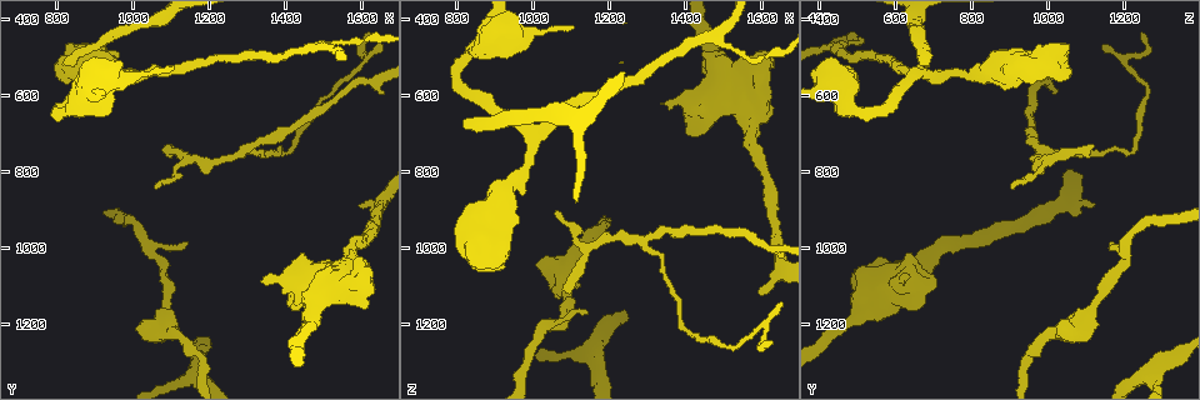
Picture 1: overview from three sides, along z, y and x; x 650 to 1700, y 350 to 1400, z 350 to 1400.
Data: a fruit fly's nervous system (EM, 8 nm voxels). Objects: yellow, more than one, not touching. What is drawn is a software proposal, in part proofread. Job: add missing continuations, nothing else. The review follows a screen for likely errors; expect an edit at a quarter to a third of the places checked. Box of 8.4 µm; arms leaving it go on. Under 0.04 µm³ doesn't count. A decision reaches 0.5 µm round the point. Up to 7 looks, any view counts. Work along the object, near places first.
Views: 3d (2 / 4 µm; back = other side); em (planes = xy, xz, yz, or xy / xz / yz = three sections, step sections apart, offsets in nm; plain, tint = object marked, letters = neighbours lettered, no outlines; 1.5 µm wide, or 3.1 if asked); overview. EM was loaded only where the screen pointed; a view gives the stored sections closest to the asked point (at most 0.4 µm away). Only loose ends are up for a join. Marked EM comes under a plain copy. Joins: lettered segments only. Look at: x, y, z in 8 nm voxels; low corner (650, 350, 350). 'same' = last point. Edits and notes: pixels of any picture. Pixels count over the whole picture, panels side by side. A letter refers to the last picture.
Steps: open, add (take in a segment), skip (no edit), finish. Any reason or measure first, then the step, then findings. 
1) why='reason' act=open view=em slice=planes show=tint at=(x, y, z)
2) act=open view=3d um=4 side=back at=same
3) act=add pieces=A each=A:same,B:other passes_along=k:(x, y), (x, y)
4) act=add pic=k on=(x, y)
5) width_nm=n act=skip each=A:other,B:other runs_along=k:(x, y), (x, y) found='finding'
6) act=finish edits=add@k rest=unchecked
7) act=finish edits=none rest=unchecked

why='tapers out' act=open view=3d um=2 at=(1085, 735, 1120)

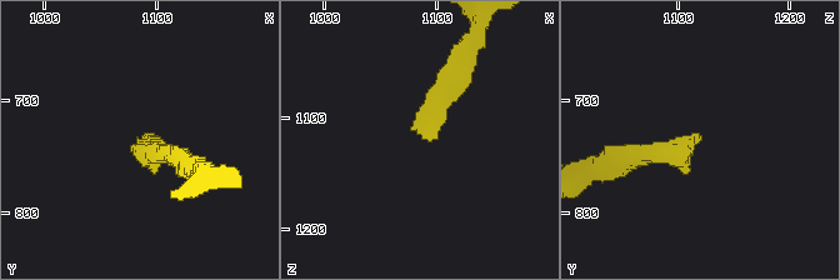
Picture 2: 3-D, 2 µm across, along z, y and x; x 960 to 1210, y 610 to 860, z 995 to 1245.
why='need the tissue' act=open view=em slice=xy step=8 show=letters at=(1084, 730, 1114)

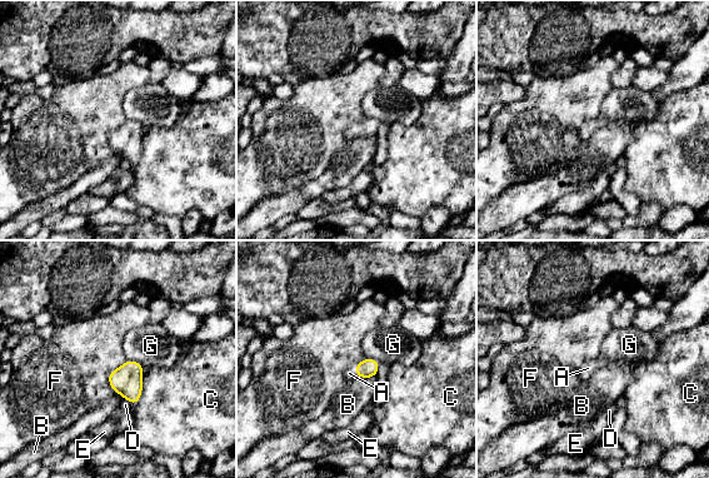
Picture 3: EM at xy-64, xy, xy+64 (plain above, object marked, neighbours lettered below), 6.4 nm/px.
act=add pieces=A each=A:same,B:other,C:other,D:other,E:other,F:other,G:other passes_along=3:(368, 368), (355, 371), (349, 373) found='it goes on there'

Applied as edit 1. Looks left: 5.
why='see it whole again' act=open view=overview

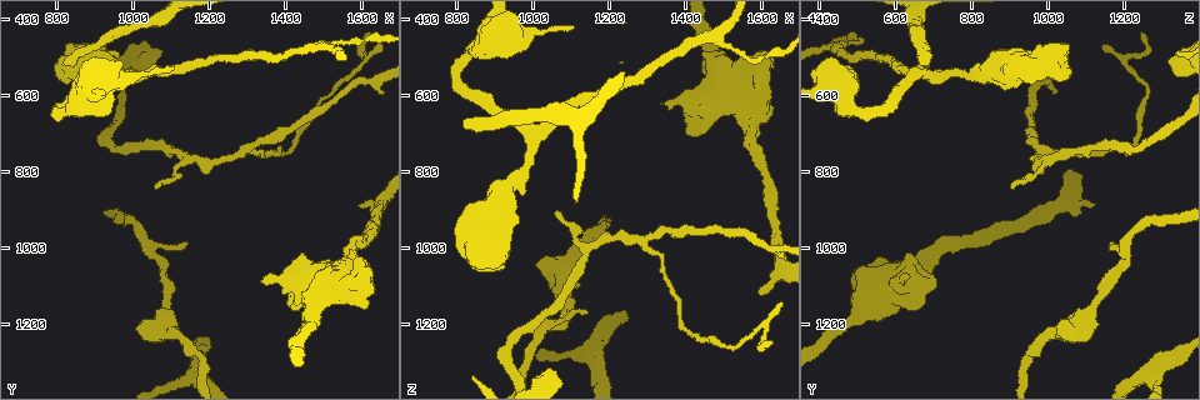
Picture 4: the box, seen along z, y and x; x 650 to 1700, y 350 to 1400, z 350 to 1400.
why='tapers out' act=open view=em slice=xy step=4 show=tint at=(1140, 985, 1175)

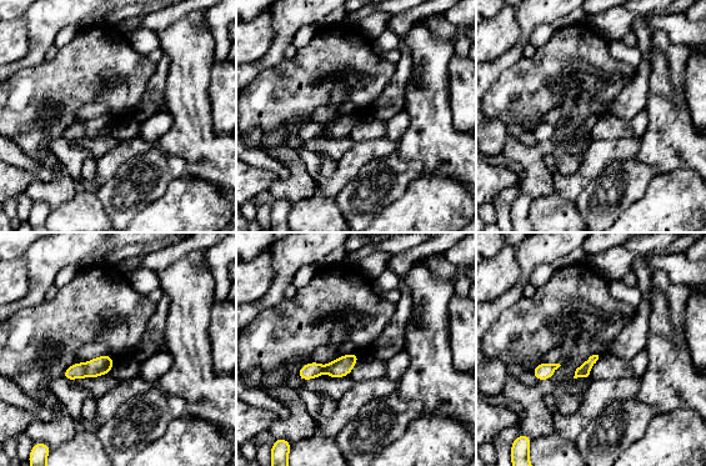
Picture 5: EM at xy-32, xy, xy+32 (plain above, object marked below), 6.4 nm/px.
why='cut it another way' act=open view=em slice=planes show=letters at=same

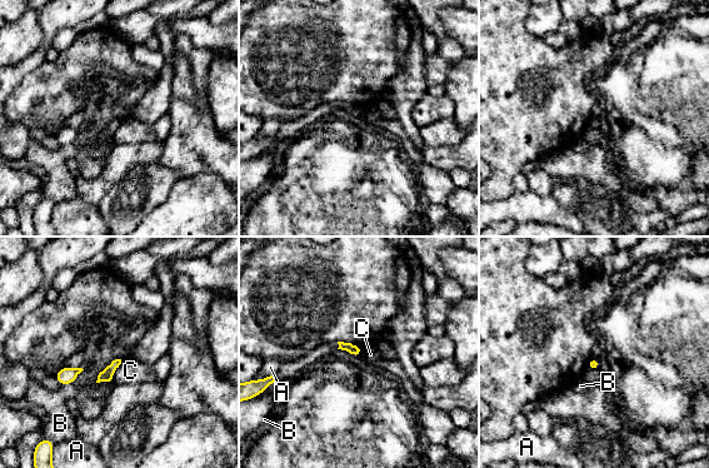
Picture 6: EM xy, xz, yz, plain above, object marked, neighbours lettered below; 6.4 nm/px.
act=skip each=A:other,B:other,C:other border=6:(121, 361), (110, 379) found='no lettered segment goes on from it'

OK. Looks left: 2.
why='free end' act=open view=em slice=planes show=tint at=(1335, 1095, 625)

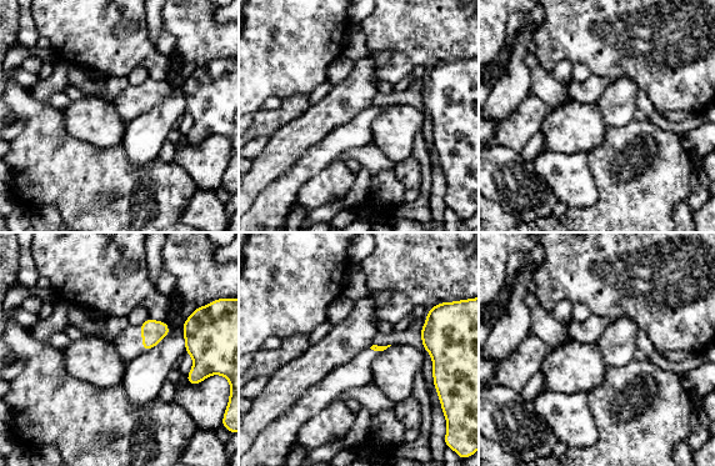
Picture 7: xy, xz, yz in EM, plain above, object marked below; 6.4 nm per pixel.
why='what lies round it' act=open view=em slice=planes show=letters at=same

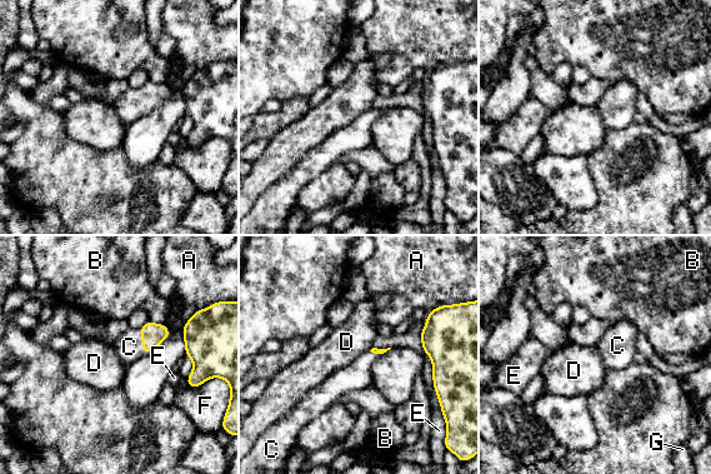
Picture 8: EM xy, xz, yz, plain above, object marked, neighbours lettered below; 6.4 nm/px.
act=add pieces=C each=A:other,B:other,C:same,D:other,E:other,F:other,G:other found='the neuron continues'

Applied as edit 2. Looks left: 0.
act=finish edits=add@3,add@8 rest=unchecked

